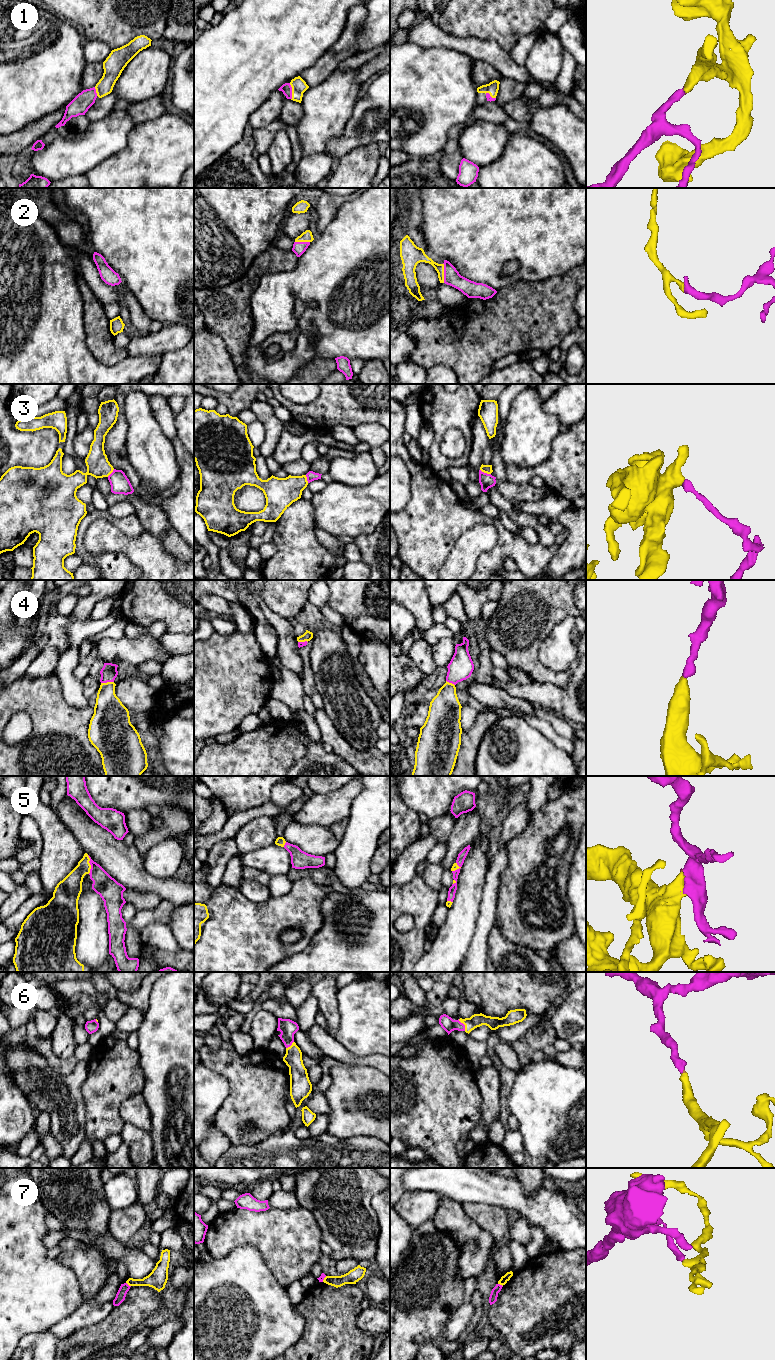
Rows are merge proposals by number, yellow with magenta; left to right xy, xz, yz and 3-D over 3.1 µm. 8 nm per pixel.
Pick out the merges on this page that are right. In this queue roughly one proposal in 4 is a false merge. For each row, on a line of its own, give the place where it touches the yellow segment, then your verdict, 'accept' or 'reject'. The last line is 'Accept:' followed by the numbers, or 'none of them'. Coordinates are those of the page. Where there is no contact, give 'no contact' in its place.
1: contact xz (292, 91); accept
2: contact yz (443, 273); accept
3: contact yz (485, 472); reject
4: contact xy (107, 682); accept
5: contact xy (89, 864); accept
6: contact yz (464, 1024); accept
7: contact xy (128, 1284); reject
Accept: 1, 2, 4, 5, 6

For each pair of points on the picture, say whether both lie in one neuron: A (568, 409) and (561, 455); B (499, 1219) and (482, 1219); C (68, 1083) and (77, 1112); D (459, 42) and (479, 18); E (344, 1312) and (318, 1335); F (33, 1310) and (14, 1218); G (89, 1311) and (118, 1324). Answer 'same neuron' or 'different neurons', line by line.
A: different neurons
B: same neuron
C: same neuron
D: different neurons
E: same neuron
F: same neuron
G: different neurons

